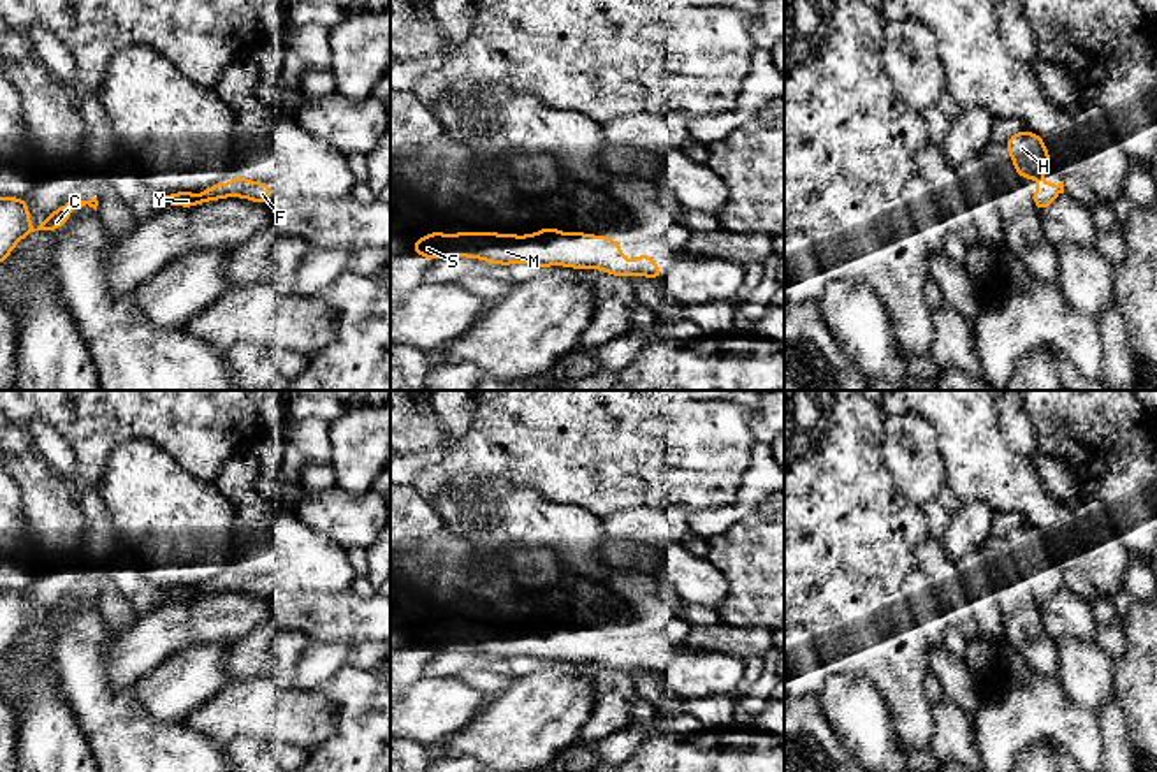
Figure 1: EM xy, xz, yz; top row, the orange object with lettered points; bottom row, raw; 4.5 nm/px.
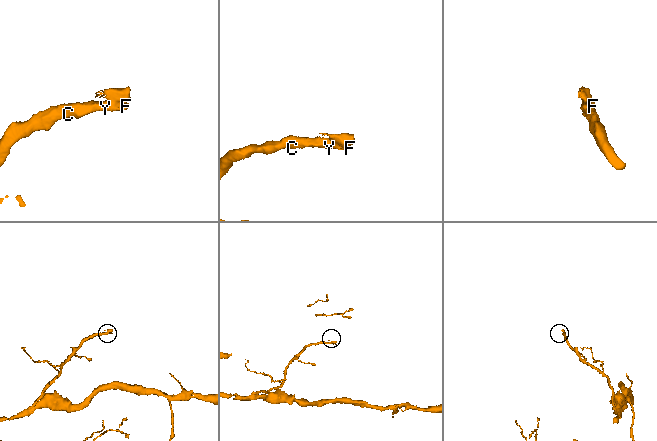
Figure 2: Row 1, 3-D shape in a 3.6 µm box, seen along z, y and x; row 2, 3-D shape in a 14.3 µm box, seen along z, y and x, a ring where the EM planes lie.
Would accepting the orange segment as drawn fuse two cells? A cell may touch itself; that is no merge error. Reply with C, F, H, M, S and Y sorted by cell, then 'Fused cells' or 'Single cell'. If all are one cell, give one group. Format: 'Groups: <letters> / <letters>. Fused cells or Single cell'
Groups: C F H M S Y. Single cell

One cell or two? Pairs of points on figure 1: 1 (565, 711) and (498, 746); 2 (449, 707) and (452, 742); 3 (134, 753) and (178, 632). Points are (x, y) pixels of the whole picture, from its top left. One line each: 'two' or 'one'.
1: one
2: two
3: two

